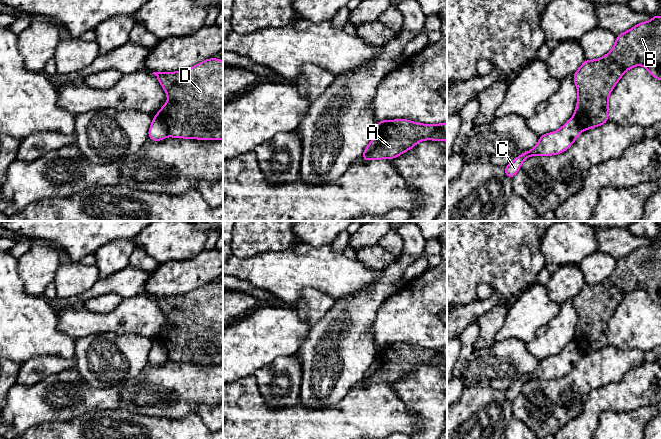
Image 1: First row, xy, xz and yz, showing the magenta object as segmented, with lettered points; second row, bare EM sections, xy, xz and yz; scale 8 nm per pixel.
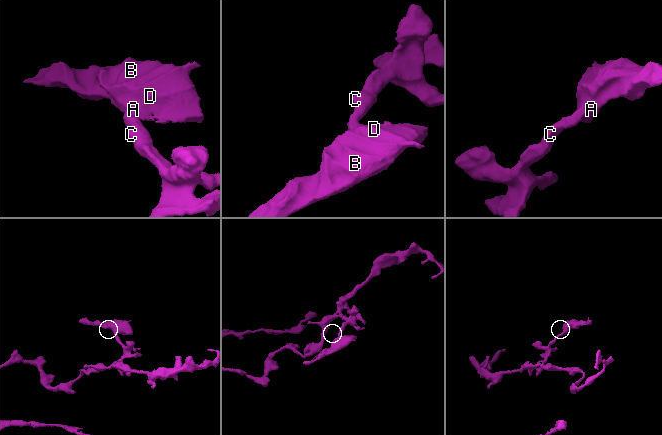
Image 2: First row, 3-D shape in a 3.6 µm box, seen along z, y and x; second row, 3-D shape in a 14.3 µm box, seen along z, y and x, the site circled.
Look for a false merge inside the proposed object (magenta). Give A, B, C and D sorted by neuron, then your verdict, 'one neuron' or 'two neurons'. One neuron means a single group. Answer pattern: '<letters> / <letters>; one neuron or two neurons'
A B D / C; two neurons

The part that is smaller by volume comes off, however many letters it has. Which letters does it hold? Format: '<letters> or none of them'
A, B, D

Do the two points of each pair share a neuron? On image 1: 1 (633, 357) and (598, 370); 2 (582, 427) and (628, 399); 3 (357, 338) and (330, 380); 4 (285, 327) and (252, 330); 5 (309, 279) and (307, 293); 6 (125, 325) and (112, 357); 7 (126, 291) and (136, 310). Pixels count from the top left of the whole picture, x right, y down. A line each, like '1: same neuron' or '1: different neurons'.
1: same neuron
2: same neuron
3: same neuron
4: same neuron
5: different neurons
6: different neurons
7: different neurons

